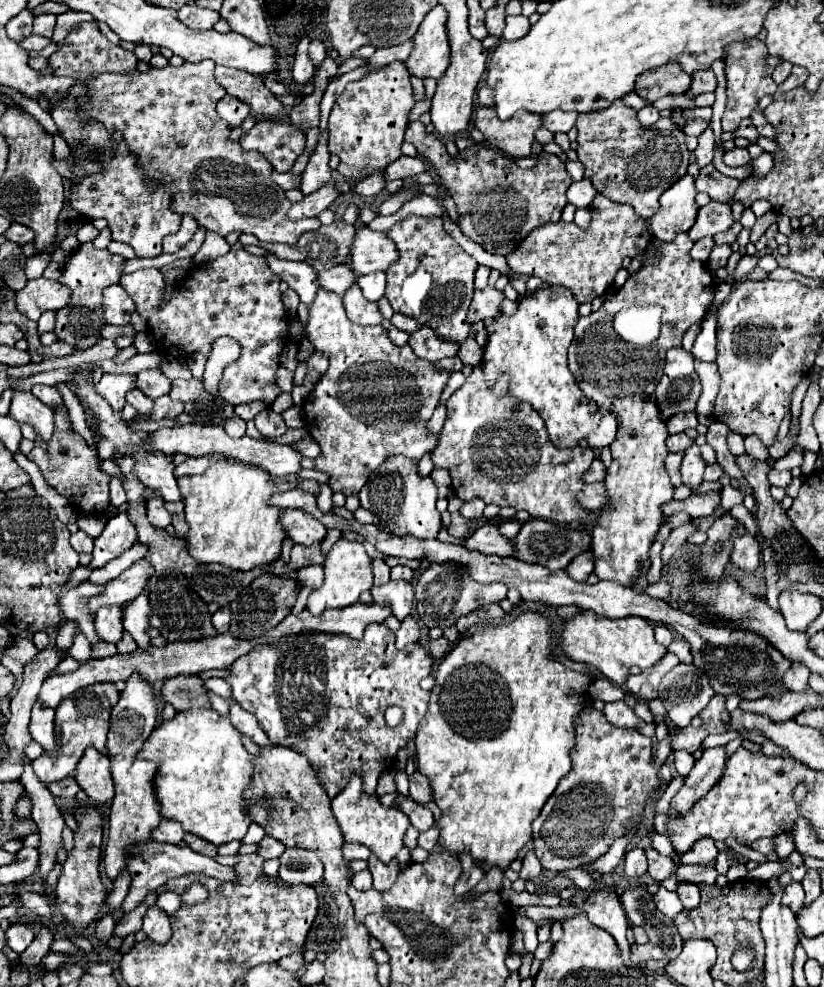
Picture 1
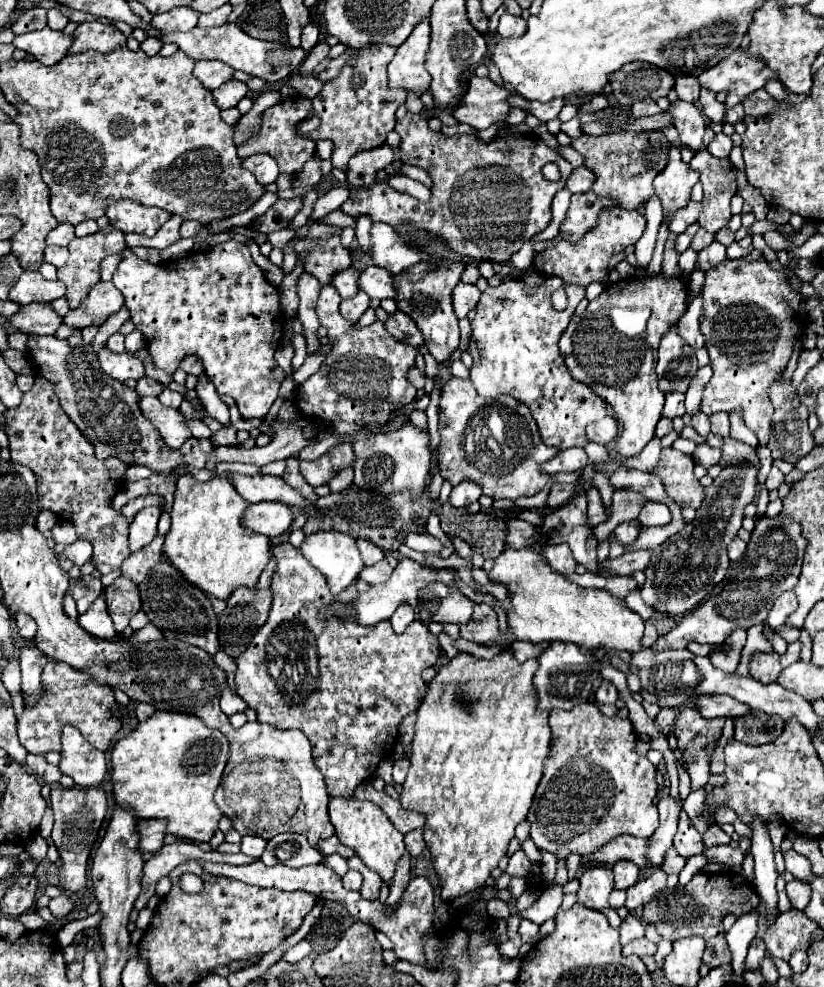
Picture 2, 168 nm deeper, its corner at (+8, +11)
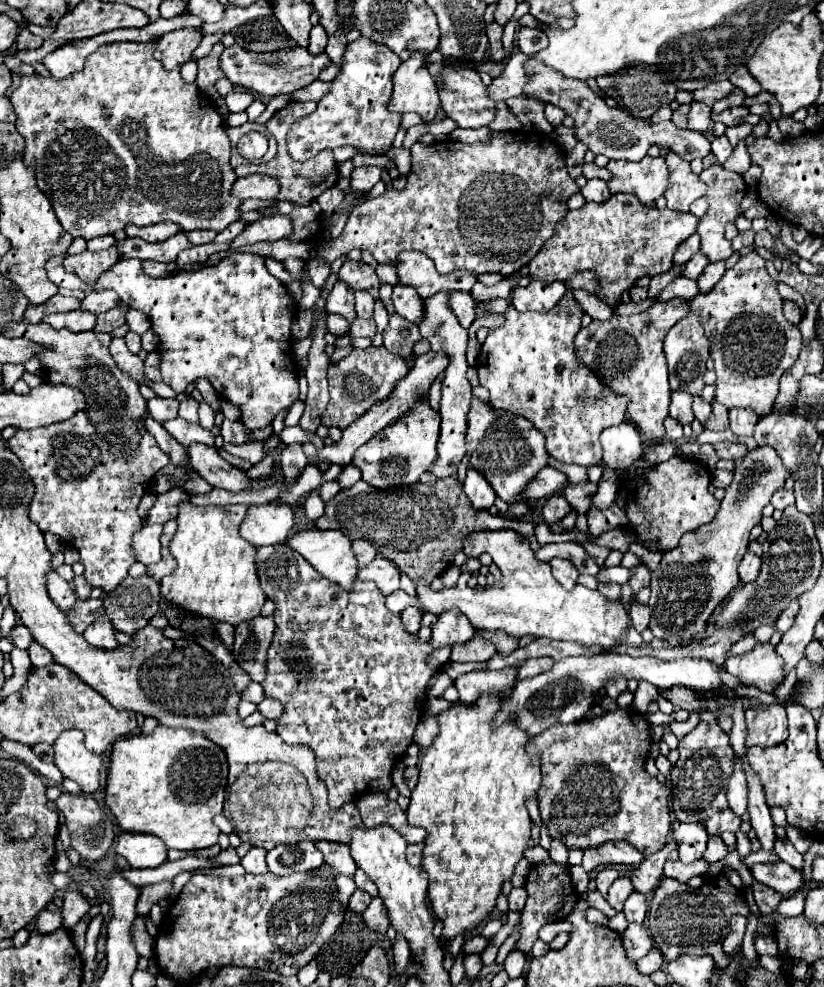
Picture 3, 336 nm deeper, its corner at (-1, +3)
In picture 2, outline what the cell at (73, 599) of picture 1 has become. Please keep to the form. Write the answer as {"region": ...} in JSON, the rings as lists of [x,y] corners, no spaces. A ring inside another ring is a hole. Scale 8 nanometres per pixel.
{"region":[[[91,575],[89,577],[83,577],[79,579],[79,583],[75,585],[73,589],[73,597],[77,601],[77,611],[79,615],[85,613],[85,609],[103,593],[103,585],[99,579],[93,579]]]}

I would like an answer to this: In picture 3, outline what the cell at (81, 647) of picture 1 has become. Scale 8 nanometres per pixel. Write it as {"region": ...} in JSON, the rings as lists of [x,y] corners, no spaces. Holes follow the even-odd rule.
{"region":[[[52,571],[52,573],[48,573],[46,576],[46,587],[50,598],[54,599],[54,601],[60,605],[60,609],[62,609],[64,613],[72,613],[72,607],[76,605],[78,597],[76,597],[76,593],[72,591],[70,583],[64,581],[64,579],[60,579],[60,577]]]}

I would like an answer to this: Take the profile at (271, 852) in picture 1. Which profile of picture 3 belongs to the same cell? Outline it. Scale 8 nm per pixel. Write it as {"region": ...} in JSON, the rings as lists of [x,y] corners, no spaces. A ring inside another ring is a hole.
{"region":[[[252,847],[252,849],[244,855],[244,859],[242,859],[240,863],[242,863],[242,867],[244,867],[248,873],[252,873],[252,875],[262,875],[262,873],[268,873],[268,865],[266,865],[264,857],[266,857],[266,849],[264,849],[264,847]]]}

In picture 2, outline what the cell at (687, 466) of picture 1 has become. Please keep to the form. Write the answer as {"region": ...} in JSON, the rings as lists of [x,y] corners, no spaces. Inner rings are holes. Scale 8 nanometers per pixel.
{"region":[[[667,447],[661,451],[659,463],[653,473],[661,479],[667,495],[681,507],[699,509],[705,493],[699,479],[693,475],[695,461],[691,455]]]}

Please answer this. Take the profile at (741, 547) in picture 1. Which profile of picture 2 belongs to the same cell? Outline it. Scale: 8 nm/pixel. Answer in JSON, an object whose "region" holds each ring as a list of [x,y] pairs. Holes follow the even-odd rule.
{"region":[[[735,537],[733,541],[731,541],[731,545],[727,547],[727,553],[729,553],[729,559],[731,561],[739,561],[741,557],[743,557],[743,553],[745,553],[745,541],[741,541],[739,537]]]}

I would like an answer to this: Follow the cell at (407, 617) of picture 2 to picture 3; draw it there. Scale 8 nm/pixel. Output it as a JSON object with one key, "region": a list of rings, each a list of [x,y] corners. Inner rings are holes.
{"region":[[[408,607],[408,609],[404,609],[400,615],[402,615],[402,623],[404,623],[404,629],[406,629],[408,633],[416,635],[416,633],[418,633],[418,629],[420,629],[422,613],[420,613],[416,607]]]}

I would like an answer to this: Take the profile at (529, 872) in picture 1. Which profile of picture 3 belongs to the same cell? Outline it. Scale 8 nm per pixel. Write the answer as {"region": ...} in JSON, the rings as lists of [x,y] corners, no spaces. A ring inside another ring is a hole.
{"region":[[[512,887],[508,901],[510,901],[510,911],[514,911],[514,909],[522,911],[522,907],[526,903],[526,889],[524,887]]]}

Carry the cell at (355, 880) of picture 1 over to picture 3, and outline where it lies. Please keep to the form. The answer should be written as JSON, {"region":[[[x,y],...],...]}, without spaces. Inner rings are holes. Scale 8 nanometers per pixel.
{"region":[[[356,889],[354,895],[350,897],[350,909],[356,911],[356,913],[362,913],[362,911],[368,907],[368,901],[370,901],[370,899],[372,899],[372,897],[370,897],[368,893],[364,893],[362,889]]]}

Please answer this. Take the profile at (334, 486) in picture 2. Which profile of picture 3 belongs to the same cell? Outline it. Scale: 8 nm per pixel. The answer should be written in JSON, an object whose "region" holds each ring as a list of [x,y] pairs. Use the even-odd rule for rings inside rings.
{"region":[[[346,465],[346,467],[342,469],[342,473],[340,473],[340,477],[336,479],[336,483],[338,483],[342,489],[348,489],[348,487],[352,487],[358,479],[360,479],[360,471],[358,471],[354,465]]]}

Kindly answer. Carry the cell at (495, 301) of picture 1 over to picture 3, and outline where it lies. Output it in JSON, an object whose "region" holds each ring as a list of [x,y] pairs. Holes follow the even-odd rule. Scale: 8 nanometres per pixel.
{"region":[[[452,291],[450,293],[450,305],[452,305],[452,311],[456,313],[460,325],[464,325],[468,329],[476,317],[476,299],[470,293]]]}

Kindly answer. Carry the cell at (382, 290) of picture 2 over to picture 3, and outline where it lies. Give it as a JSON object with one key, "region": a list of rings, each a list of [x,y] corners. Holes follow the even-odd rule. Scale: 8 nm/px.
{"region":[[[402,283],[394,285],[392,303],[398,315],[406,317],[412,323],[420,323],[420,313],[424,311],[424,307],[422,307],[422,299],[416,293],[416,289],[412,289],[410,285],[402,285]]]}

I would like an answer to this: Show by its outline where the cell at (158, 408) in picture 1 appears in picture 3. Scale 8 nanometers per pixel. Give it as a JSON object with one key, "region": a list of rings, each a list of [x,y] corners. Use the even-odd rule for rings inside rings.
{"region":[[[192,397],[182,399],[182,401],[180,401],[180,411],[178,411],[178,415],[180,415],[182,419],[186,419],[188,423],[198,423],[198,401],[192,399]]]}

